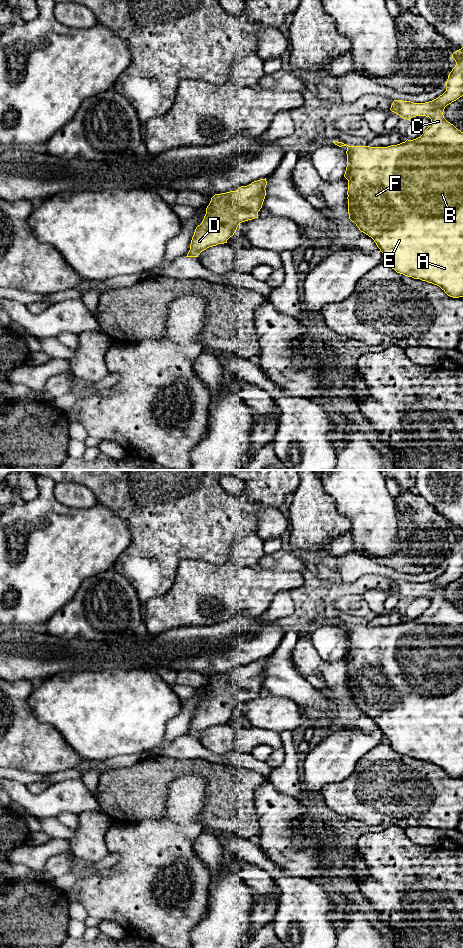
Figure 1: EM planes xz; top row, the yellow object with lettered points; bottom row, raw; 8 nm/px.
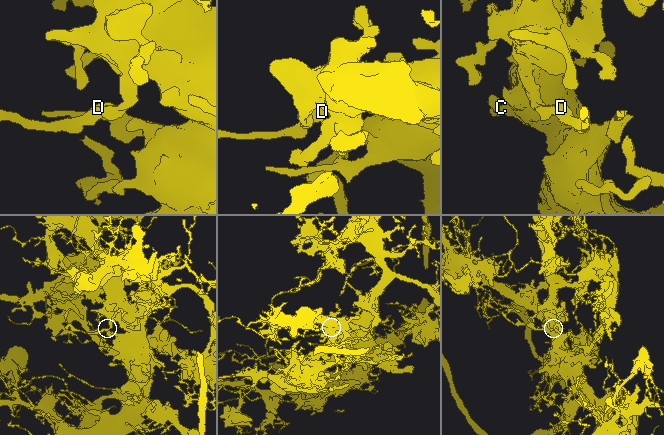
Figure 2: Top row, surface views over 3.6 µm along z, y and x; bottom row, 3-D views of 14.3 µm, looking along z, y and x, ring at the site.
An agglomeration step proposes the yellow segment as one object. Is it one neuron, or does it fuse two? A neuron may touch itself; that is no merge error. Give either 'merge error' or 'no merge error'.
no merge error

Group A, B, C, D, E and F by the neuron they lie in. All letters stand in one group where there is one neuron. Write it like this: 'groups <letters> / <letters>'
groups A B C D E F

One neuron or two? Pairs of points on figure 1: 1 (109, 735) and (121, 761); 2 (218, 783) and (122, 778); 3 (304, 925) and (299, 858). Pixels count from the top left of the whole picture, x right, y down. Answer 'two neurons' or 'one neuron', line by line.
1: two neurons
2: one neuron
3: two neurons

